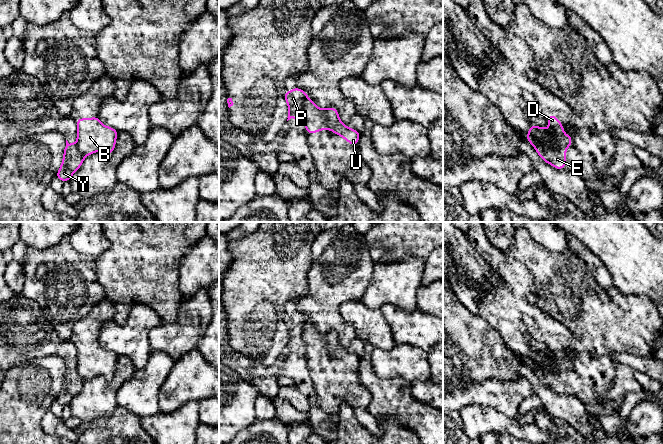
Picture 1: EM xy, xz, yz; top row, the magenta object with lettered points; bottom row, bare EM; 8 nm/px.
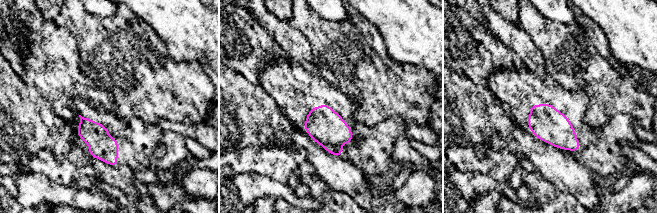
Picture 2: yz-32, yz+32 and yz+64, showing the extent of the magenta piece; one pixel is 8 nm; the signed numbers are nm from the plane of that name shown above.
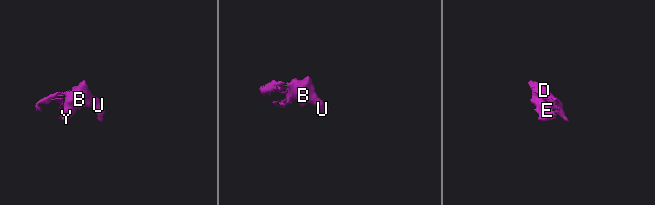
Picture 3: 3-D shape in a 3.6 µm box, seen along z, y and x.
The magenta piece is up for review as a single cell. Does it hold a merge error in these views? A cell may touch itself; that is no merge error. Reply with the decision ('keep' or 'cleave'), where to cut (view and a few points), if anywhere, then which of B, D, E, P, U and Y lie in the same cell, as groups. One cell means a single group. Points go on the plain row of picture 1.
cleave | yz (534, 355), (534, 360), (537, 363), (554, 372), (565, 372) | B D U / E P Y

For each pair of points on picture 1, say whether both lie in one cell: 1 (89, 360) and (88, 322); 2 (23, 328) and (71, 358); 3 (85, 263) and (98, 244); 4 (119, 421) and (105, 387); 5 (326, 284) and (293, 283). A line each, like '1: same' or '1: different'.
1: same
2: same
3: different
4: different
5: different

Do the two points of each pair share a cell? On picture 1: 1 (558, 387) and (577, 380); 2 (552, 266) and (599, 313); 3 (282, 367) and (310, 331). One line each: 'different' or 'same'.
1: same
2: same
3: different

